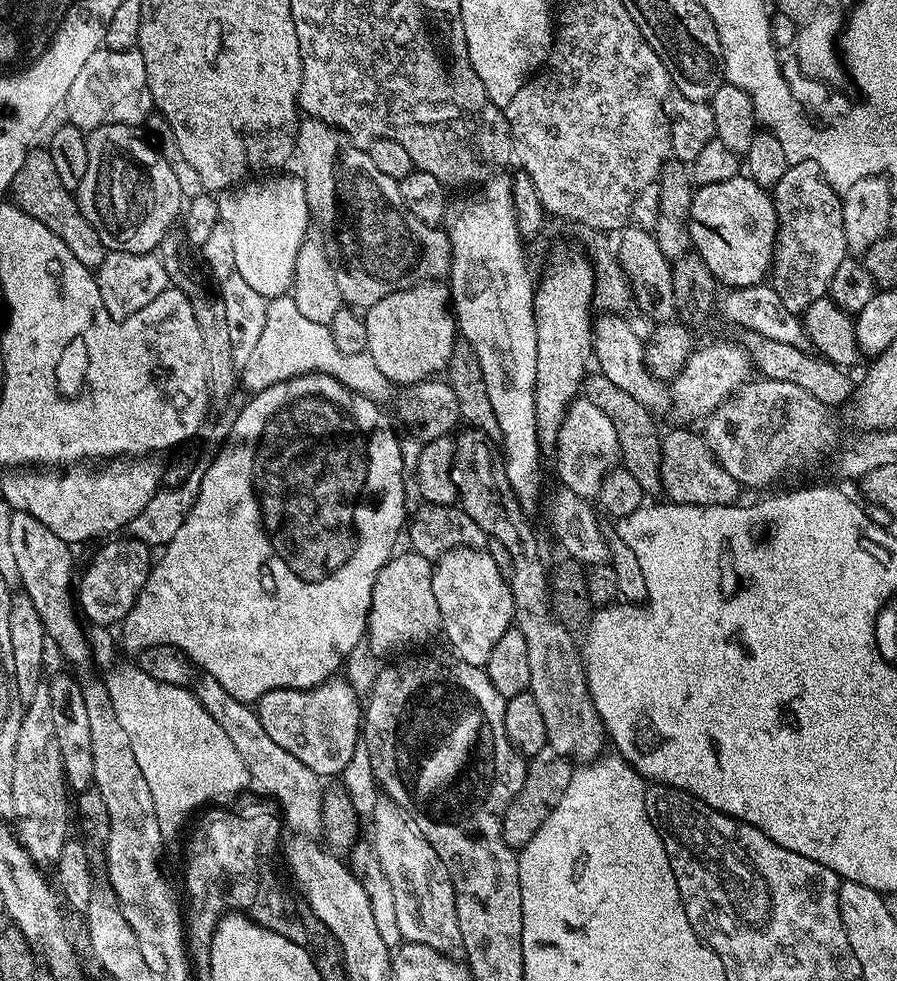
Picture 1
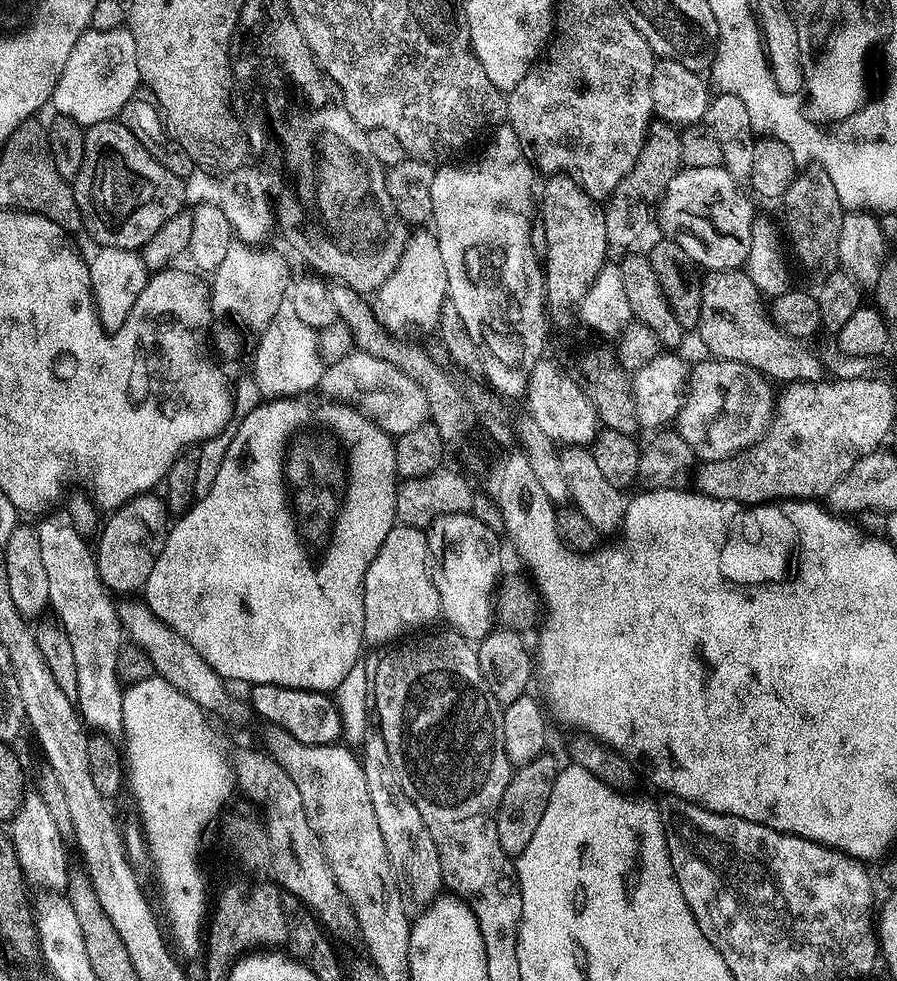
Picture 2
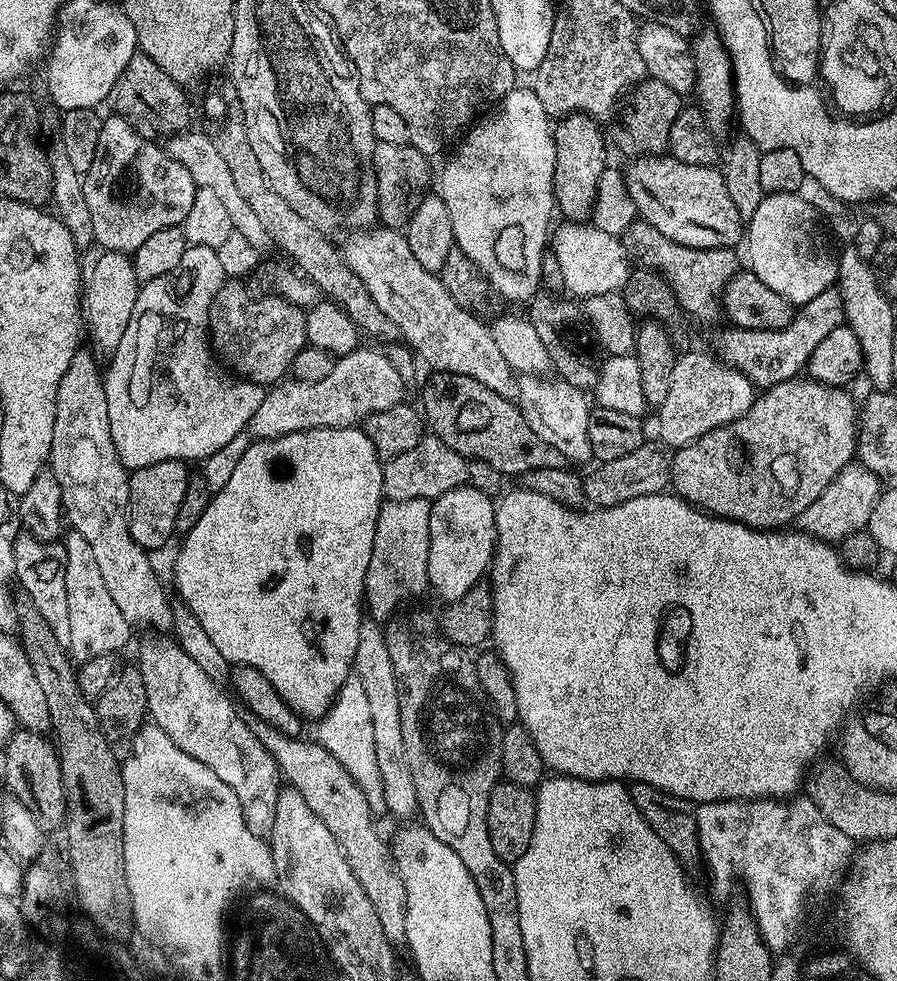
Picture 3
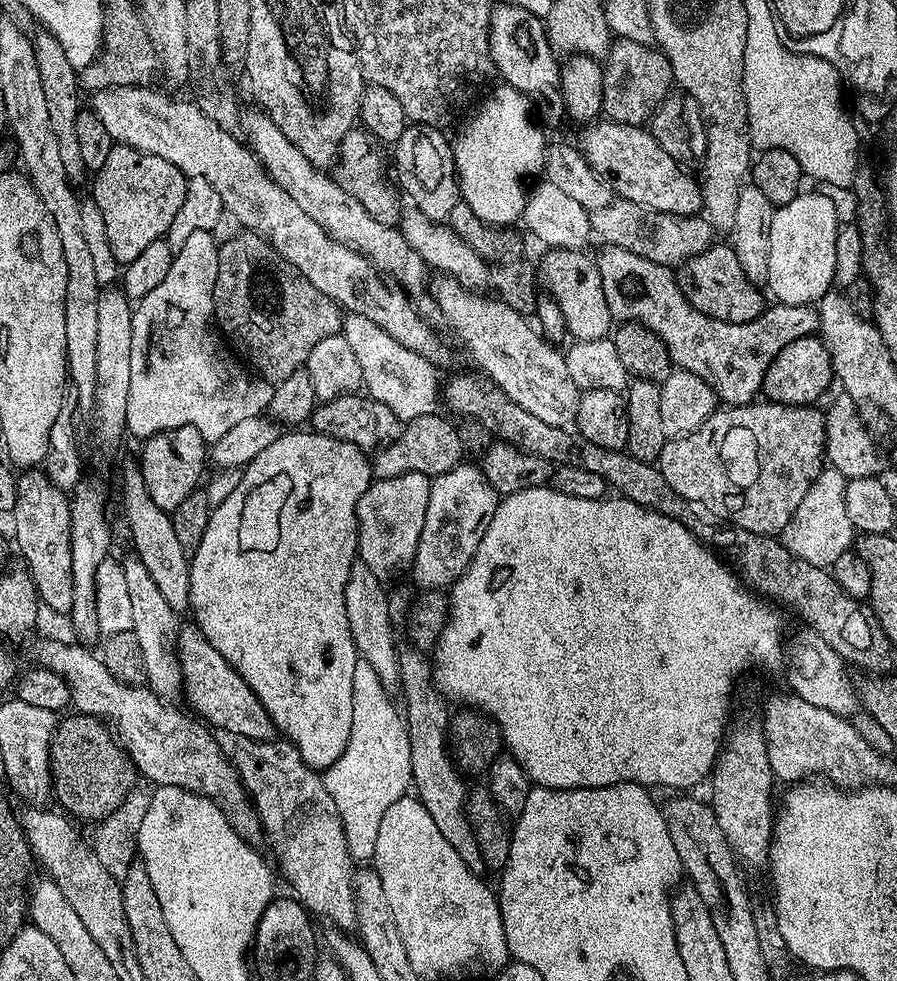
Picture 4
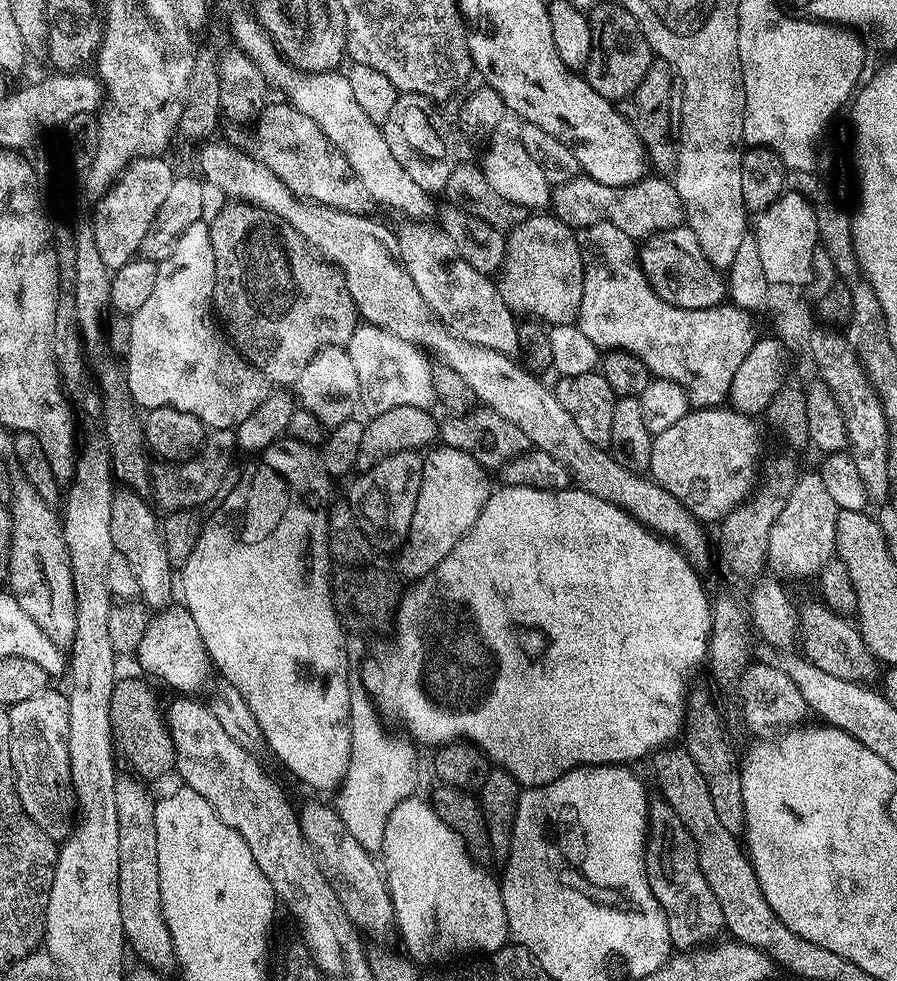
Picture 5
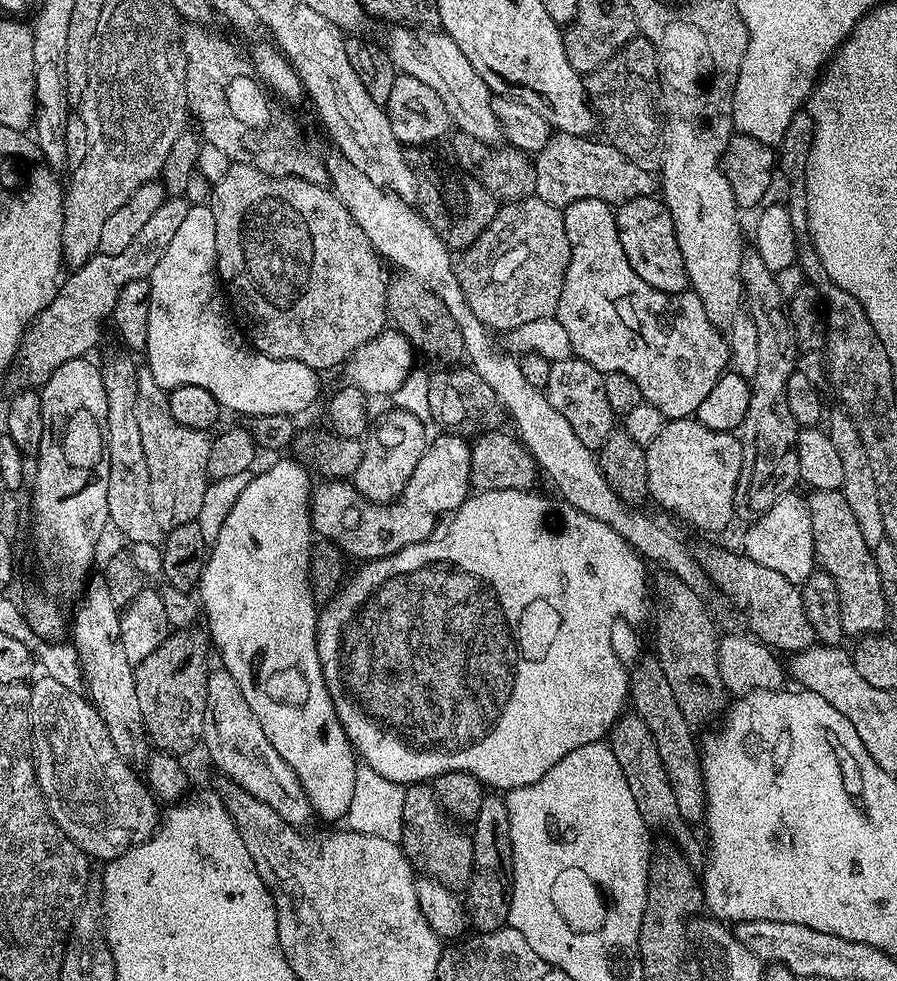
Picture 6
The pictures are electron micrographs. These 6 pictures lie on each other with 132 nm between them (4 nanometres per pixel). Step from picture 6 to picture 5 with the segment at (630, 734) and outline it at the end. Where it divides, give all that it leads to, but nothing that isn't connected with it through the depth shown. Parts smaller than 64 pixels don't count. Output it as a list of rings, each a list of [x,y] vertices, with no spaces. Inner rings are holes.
[[[660,794],[653,795],[648,801],[648,840],[644,843],[644,865],[650,890],[666,914],[673,949],[699,949],[713,939],[711,936],[716,931],[725,927],[722,906],[702,874],[695,840],[678,818],[674,807]]]

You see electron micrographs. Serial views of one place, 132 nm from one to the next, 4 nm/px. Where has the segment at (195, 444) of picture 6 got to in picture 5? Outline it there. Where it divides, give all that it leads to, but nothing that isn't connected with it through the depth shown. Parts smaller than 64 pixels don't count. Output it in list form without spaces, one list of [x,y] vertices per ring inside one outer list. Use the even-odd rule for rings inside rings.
[[[231,428],[215,429],[205,439],[203,448],[196,453],[195,456],[183,462],[160,462],[160,464],[151,469],[150,472],[150,488],[151,491],[156,491],[155,503],[161,504],[164,510],[196,510],[199,509],[199,504],[204,504],[216,491],[220,488],[220,483],[224,480],[224,471],[228,468],[228,451],[233,451],[236,448],[236,434]]]

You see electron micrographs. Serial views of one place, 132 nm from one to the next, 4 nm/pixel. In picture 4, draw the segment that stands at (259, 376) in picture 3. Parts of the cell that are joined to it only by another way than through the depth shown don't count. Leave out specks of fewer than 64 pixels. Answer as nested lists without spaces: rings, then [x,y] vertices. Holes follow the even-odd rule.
[[[238,234],[230,242],[220,245],[218,282],[214,282],[212,311],[223,339],[241,357],[244,355],[257,368],[253,369],[269,382],[285,380],[290,378],[290,374],[301,371],[307,365],[310,350],[314,350],[322,338],[338,336],[342,332],[340,305],[322,294],[322,290],[314,290],[300,271],[285,262],[267,240],[255,234]]]

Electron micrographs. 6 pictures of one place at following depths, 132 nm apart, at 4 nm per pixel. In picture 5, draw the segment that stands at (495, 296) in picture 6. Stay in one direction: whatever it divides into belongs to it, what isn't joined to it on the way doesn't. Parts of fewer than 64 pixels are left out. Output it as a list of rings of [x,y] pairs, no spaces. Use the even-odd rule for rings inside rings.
[[[528,214],[524,221],[517,226],[511,233],[507,233],[504,242],[504,262],[498,268],[498,287],[502,298],[506,302],[506,306],[517,317],[535,318],[537,321],[543,322],[545,325],[553,324],[571,324],[579,317],[580,307],[582,306],[582,278],[584,277],[584,263],[582,262],[582,254],[580,253],[580,242],[577,233],[568,225],[562,223],[555,214]]]

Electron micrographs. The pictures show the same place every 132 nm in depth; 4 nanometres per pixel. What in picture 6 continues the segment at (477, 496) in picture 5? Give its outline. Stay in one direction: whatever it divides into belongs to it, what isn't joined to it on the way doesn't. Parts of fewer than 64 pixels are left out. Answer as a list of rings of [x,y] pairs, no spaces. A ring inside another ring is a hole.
[[[440,434],[431,437],[427,450],[418,458],[418,466],[414,466],[414,474],[402,490],[402,494],[392,504],[372,504],[356,489],[355,483],[335,478],[324,482],[312,494],[312,530],[317,537],[334,542],[345,557],[356,559],[356,562],[381,560],[392,556],[406,546],[414,546],[436,531],[436,525],[442,518],[460,508],[470,495],[472,488],[472,447],[462,436]]]

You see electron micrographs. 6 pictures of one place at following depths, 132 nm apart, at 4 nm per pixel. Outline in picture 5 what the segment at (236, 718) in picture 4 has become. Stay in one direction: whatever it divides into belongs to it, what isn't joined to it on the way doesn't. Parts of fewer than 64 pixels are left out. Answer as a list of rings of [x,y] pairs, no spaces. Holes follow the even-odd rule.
[[[173,602],[159,609],[149,619],[146,634],[142,634],[142,642],[138,642],[134,659],[140,663],[142,671],[149,672],[144,674],[153,681],[161,680],[180,692],[188,692],[184,694],[196,694],[199,688],[205,687],[210,676],[208,651],[202,642],[202,634],[198,634],[194,614],[190,614],[190,610],[180,602]]]

